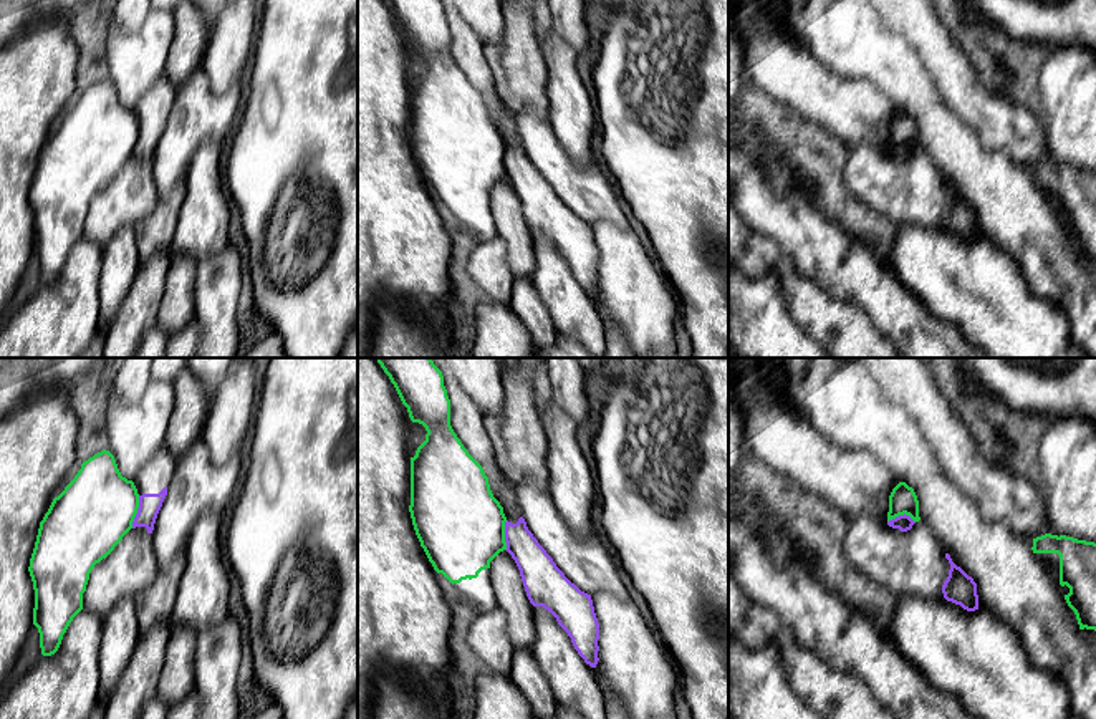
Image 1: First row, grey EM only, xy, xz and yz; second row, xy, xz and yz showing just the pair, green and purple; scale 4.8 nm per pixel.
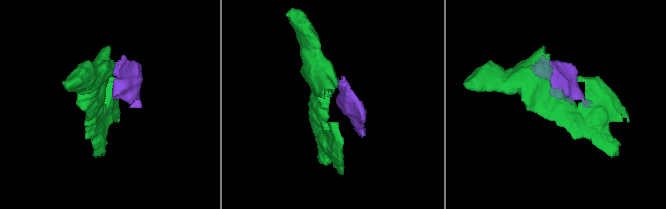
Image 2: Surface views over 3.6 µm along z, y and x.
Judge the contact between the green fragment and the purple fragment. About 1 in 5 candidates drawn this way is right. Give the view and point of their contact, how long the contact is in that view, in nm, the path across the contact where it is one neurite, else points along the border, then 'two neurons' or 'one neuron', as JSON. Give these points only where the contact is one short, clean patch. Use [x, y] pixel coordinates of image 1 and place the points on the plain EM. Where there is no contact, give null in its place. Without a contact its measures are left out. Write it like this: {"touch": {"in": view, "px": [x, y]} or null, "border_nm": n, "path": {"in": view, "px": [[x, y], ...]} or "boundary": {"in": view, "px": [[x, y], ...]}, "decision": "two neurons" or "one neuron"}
{"touch": {"in": "xy", "px": [136, 141]}, "border_nm": 170, "boundary": {"in": "xy", "px": [[139, 125], [139, 135], [131, 156]]}, "decision": "two neurons"}

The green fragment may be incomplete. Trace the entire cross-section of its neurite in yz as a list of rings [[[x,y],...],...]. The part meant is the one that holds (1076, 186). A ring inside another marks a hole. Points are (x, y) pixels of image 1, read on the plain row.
[[[1045,162],[1033,167],[1031,179],[1060,184],[1060,214],[1070,217],[1065,229],[1074,240],[1079,258],[1096,260],[1096,172]]]

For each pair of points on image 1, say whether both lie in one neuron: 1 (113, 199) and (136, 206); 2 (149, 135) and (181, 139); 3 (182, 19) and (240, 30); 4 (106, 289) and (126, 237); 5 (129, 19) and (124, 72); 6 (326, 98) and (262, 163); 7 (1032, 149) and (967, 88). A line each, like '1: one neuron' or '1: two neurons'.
1: one neuron
2: two neurons
3: two neurons
4: one neuron
5: two neurons
6: one neuron
7: one neuron

